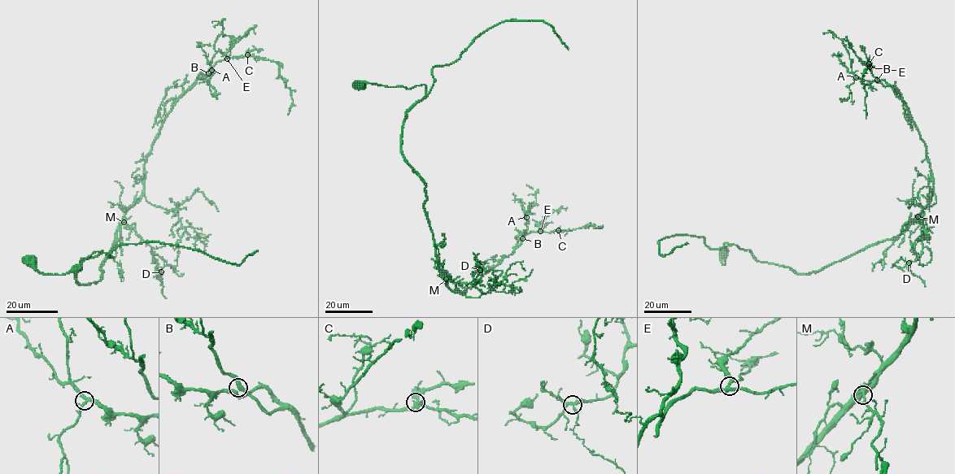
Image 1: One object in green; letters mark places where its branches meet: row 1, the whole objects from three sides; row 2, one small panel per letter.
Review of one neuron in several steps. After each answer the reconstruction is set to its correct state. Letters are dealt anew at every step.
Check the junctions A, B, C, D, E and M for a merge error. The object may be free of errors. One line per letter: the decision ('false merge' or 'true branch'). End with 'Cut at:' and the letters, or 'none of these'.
A: true branch
B: true branch
C: true branch
D: true branch
E: true branch
M: true branch
Cut at: none of these

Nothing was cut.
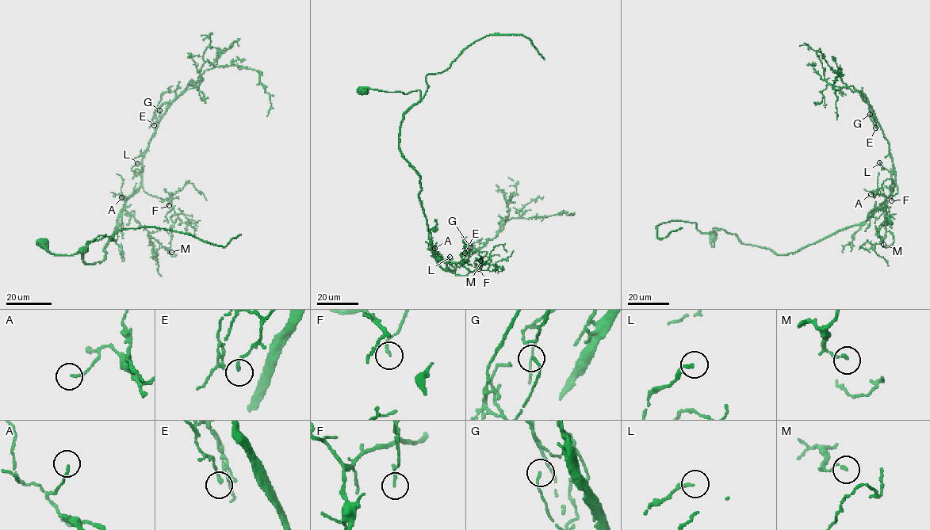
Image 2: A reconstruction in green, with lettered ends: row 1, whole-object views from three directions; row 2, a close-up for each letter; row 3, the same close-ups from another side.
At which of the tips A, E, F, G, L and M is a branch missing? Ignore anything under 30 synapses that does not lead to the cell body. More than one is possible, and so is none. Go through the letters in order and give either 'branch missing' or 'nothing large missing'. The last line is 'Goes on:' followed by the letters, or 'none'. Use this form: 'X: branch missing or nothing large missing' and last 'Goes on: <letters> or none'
A: nothing large missing
E: nothing large missing
F: nothing large missing
G: nothing large missing
L: nothing large missing
M: nothing large missing
Goes on: none

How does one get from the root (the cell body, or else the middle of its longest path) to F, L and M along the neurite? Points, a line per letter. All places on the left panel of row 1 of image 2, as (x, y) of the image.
F: (44, 245), (73, 255), (105, 234), (82, 254), (100, 262), (120, 210), (141, 186), (170, 197), (169, 205)
L: (44, 245), (73, 255), (105, 234), (82, 254), (100, 262), (139, 186), (137, 163)
M: (44, 245), (73, 255), (105, 234), (82, 254), (100, 262), (120, 210), (141, 186), (177, 215), (171, 252)

